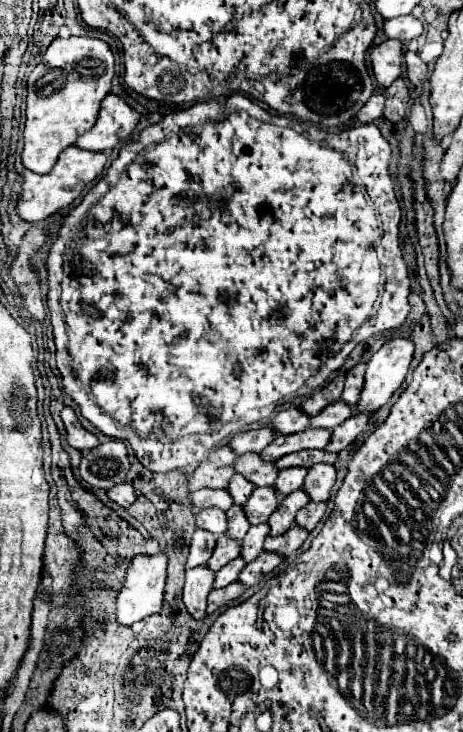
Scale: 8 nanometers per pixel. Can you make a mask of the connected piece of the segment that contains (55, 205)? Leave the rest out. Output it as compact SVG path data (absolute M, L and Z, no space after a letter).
M71 145L69 149L65 149L55 167L45 173L45 175L37 175L33 171L23 171L23 185L21 185L21 195L17 199L17 215L23 219L23 221L29 221L29 223L35 223L35 221L43 221L47 217L51 217L55 211L71 205L79 195L81 191L85 189L87 183L91 183L93 179L97 179L105 167L105 153L89 153L89 151L83 151L83 149L77 149L75 145Z

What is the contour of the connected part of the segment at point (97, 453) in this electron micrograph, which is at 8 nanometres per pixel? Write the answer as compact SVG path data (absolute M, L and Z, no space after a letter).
M121 441L99 443L95 449L83 453L79 473L85 483L99 489L111 489L125 481L129 469L127 449Z

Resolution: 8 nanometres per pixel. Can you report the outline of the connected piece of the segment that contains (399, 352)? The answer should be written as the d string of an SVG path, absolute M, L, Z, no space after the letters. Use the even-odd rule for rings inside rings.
M397 337L387 341L367 363L365 385L359 393L355 413L377 413L401 387L413 359L413 343Z

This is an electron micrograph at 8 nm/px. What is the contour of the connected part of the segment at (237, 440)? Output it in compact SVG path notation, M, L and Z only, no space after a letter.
M259 427L259 429L251 429L251 431L245 431L245 433L239 433L239 435L231 437L231 439L227 441L227 447L229 447L235 455L259 453L259 451L263 451L273 439L275 439L273 429L269 429L269 427Z

